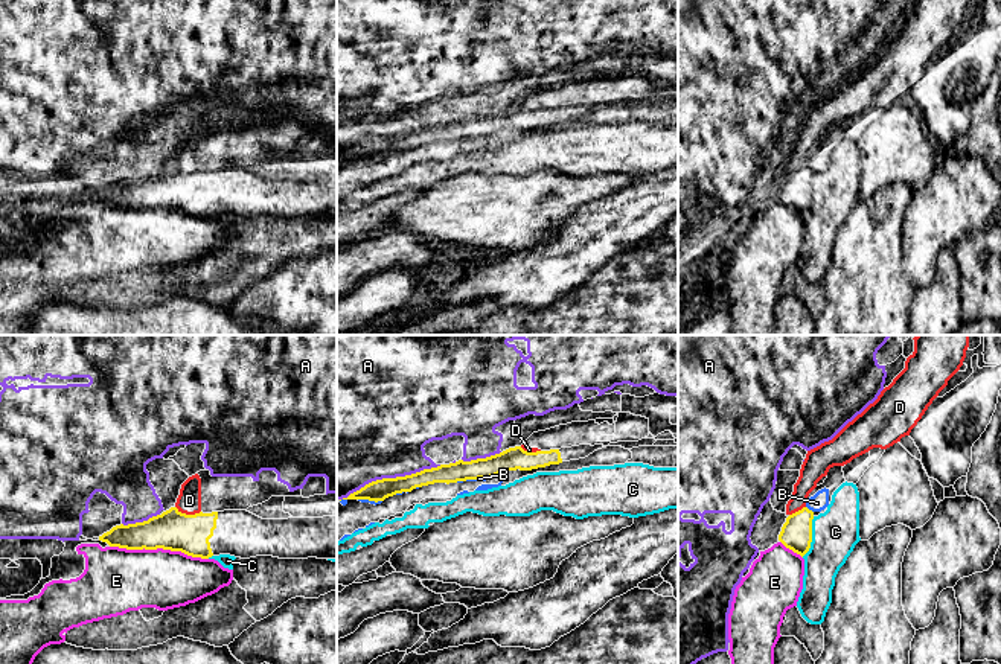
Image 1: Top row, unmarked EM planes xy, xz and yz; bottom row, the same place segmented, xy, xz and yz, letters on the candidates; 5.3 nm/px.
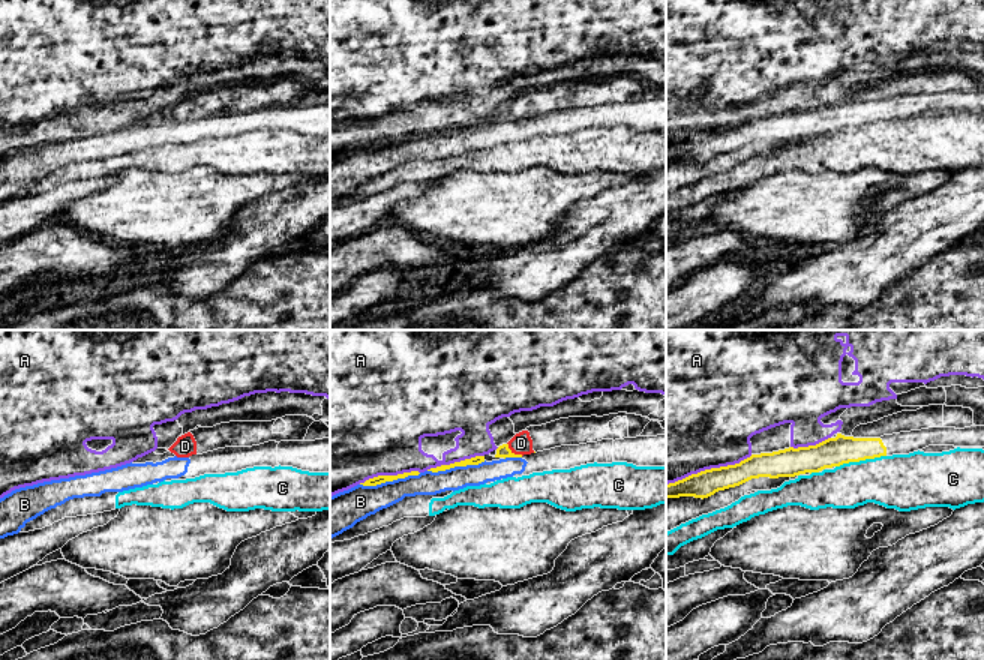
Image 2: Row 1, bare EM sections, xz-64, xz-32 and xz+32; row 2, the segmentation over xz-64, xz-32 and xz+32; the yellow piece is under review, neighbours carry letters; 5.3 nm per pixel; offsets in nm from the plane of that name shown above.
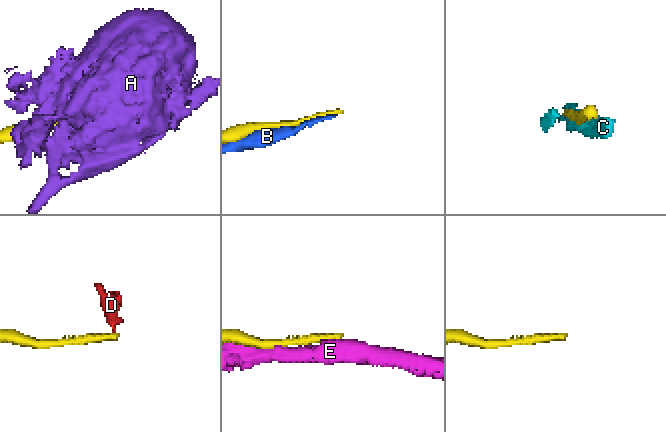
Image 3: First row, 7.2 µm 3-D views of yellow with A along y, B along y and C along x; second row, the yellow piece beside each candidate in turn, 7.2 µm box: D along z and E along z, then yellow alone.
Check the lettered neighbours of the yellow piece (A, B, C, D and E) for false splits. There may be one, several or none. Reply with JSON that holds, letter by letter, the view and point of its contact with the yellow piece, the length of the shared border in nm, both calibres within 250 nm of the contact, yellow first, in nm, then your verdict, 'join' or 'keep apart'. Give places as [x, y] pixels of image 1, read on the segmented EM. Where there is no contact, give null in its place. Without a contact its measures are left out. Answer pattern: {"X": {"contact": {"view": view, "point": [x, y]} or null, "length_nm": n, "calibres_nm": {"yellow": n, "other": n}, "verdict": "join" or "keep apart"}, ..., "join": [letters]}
{"A": {"contact": {"view": "xz", "point": [390, 478]}, "length_nm": 550, "calibres_nm": {"yellow": 110, "other": 480}, "verdict": "keep apart"}, "B": {"contact": {"view": "yz", "point": [808, 509]}, "length_nm": 50, "calibres_nm": {"yellow": 160, "other": 90}, "verdict": "keep apart"}, "C": {"contact": {"view": "yz", "point": [811, 536]}, "length_nm": 220, "calibres_nm": {"yellow": 160, "other": 240}, "verdict": "keep apart"}, "D": {"contact": {"view": "xy", "point": [188, 515]}, "length_nm": 140, "calibres_nm": {"yellow": 220, "other": 130}, "verdict": "keep apart"}, "E": {"contact": {"view": "xy", "point": [159, 547]}, "length_nm": 550, "calibres_nm": {"yellow": 220, "other": 320}, "verdict": "keep apart"}, "join": []}

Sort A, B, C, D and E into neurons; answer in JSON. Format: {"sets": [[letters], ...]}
{"sets": [["A"], ["B"], ["C"], ["D"], ["E"]]}

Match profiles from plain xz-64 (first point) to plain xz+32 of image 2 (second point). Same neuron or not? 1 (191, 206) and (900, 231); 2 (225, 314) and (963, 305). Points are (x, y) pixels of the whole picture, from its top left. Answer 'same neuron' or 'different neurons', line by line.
1: different neurons
2: same neuron

